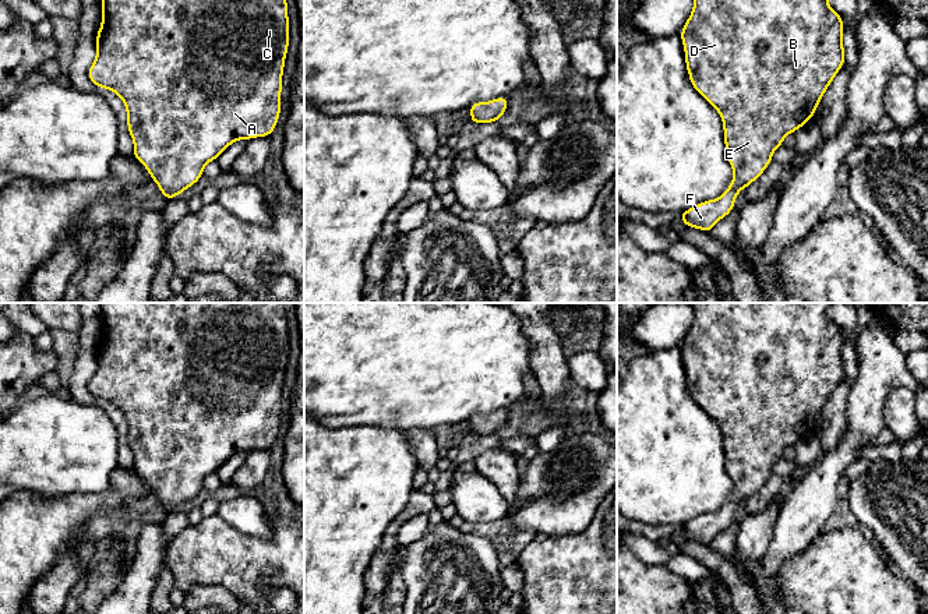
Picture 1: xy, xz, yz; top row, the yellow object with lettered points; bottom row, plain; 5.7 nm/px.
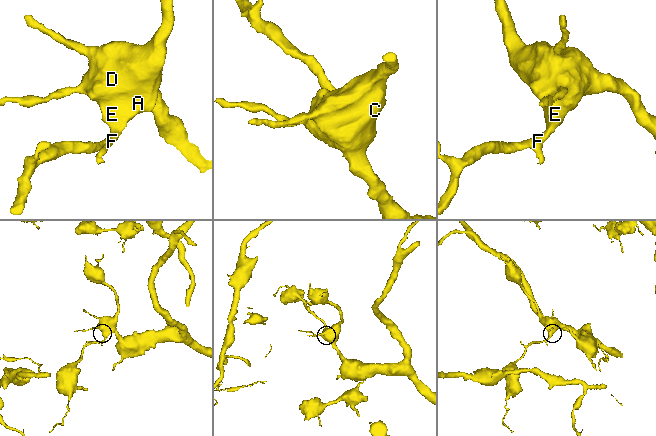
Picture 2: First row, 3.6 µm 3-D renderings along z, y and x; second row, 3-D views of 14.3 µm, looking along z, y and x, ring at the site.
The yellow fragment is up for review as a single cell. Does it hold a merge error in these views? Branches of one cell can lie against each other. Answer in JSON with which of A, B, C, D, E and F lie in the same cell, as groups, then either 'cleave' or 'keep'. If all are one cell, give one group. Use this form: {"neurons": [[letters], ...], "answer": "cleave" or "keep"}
{"neurons": [["A", "B", "C", "D", "E", "F"]], "answer": "keep"}

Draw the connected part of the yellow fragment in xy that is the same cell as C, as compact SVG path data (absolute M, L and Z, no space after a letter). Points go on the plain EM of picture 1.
M100 303L102 338L96 346L96 371L88 382L95 399L113 403L127 421L127 440L134 454L133 467L148 483L169 514L195 497L208 474L234 454L269 449L280 427L282 387L289 360L287 314L283 303Z

